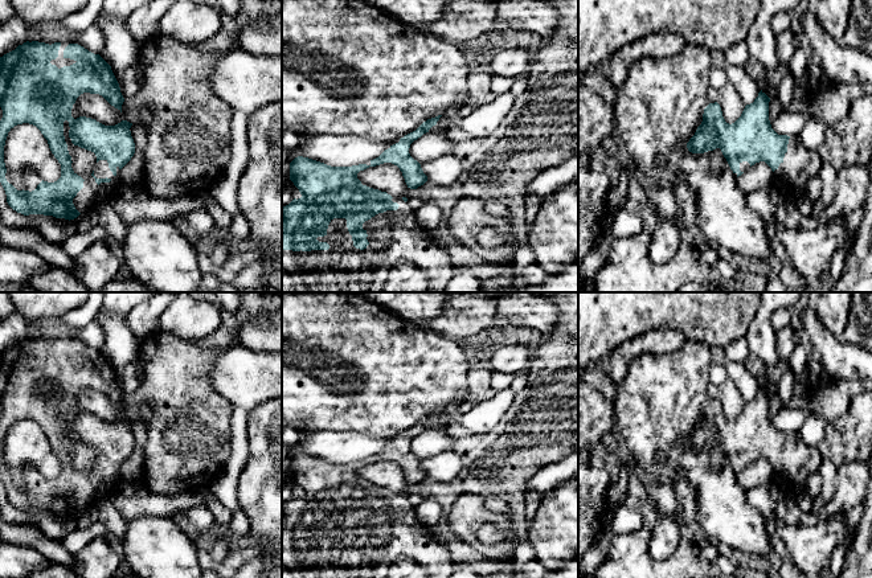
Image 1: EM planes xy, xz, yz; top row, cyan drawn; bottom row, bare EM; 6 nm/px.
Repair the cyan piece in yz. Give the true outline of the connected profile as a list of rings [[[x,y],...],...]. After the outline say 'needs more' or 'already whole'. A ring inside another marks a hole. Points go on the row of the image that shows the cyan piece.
[[[761,90],[753,103],[746,104],[741,116],[732,124],[726,123],[721,107],[717,102],[709,103],[704,108],[703,122],[697,127],[695,135],[687,143],[687,148],[692,153],[704,153],[720,148],[733,173],[741,176],[748,168],[756,163],[765,161],[773,171],[773,183],[783,189],[783,197],[795,198],[806,194],[807,183],[819,175],[823,160],[818,149],[806,149],[797,143],[795,136],[778,135],[769,120],[770,98]]] | needs more

